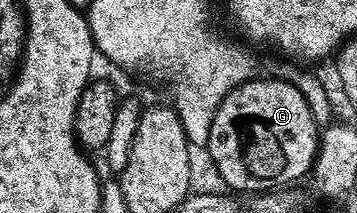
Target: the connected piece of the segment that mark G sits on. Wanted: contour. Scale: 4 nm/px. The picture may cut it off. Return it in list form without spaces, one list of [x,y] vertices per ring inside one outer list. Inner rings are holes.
[[[260,76],[245,82],[234,92],[230,92],[230,96],[226,96],[214,116],[206,153],[212,157],[212,162],[216,165],[221,180],[229,186],[225,186],[229,191],[245,190],[245,195],[248,196],[257,192],[276,192],[296,184],[292,182],[306,177],[311,172],[312,165],[317,165],[322,130],[321,127],[316,127],[316,118],[317,115],[305,96],[294,84]]]

